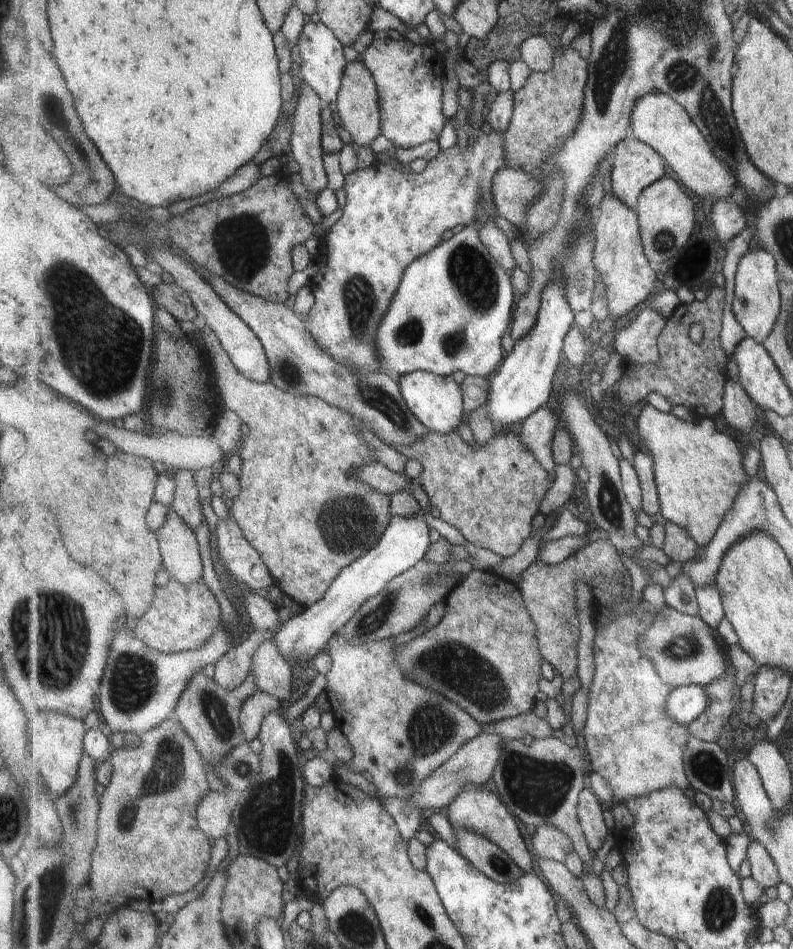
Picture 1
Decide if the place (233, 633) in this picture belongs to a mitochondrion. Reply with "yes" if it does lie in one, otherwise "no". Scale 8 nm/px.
no

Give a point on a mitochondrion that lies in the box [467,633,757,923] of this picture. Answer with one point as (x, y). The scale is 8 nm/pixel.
(536, 787)

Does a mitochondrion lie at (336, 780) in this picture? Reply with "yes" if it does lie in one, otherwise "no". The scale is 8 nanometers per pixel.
no

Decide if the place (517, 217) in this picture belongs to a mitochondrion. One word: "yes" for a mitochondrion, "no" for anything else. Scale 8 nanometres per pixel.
no

